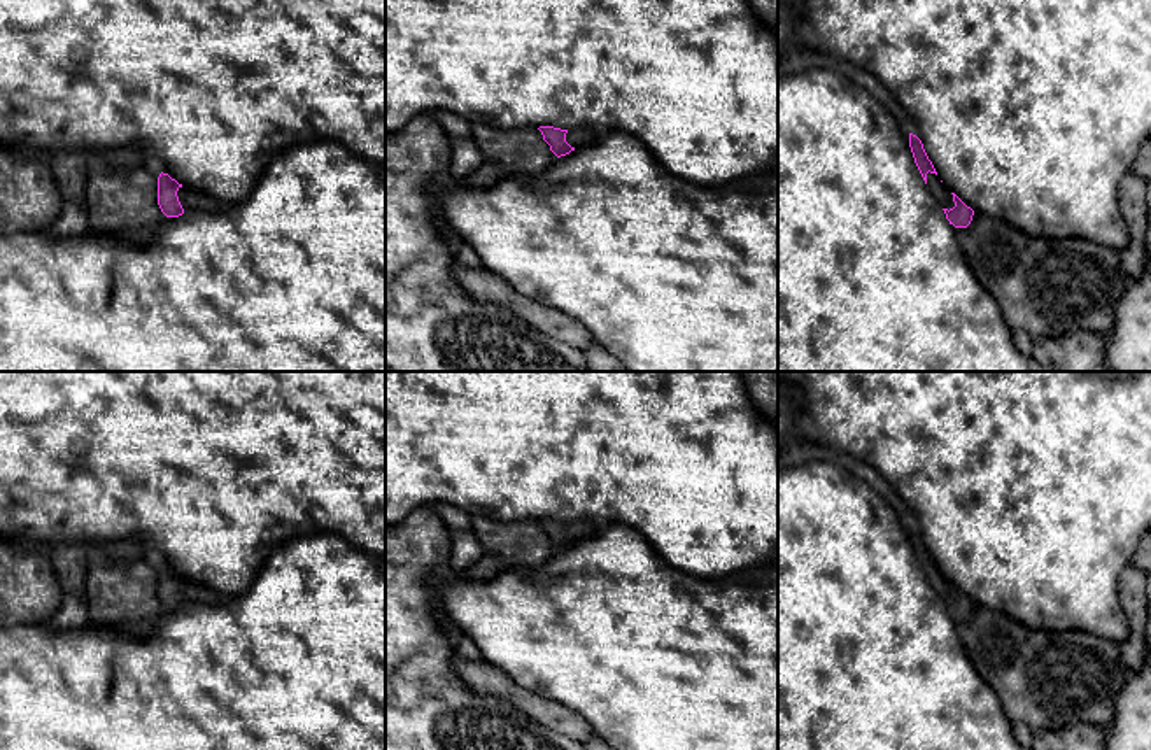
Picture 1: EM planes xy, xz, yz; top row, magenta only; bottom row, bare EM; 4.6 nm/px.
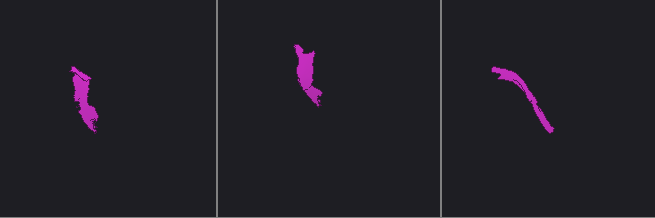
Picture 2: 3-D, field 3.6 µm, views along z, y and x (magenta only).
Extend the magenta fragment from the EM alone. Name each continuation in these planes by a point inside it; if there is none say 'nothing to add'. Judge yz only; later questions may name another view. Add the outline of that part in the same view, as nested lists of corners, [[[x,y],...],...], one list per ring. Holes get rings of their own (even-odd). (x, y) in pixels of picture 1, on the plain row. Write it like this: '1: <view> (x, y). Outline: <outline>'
1: yz (939, 584). Outline: [[[927,566],[927,580],[932,585],[932,589],[937,592],[937,596],[943,601],[953,601],[955,594],[953,594],[953,587],[951,584],[941,575],[939,568],[936,566]]]

